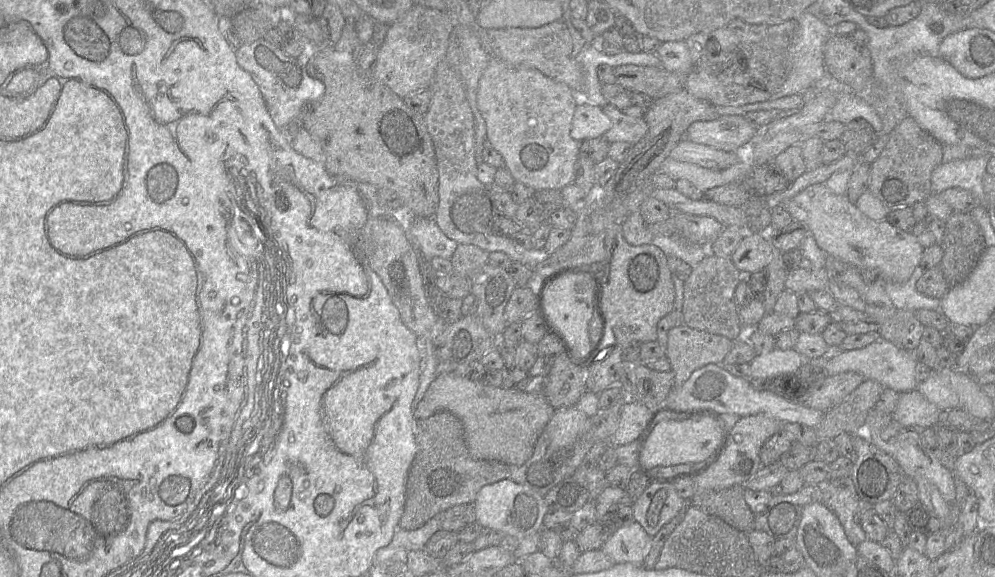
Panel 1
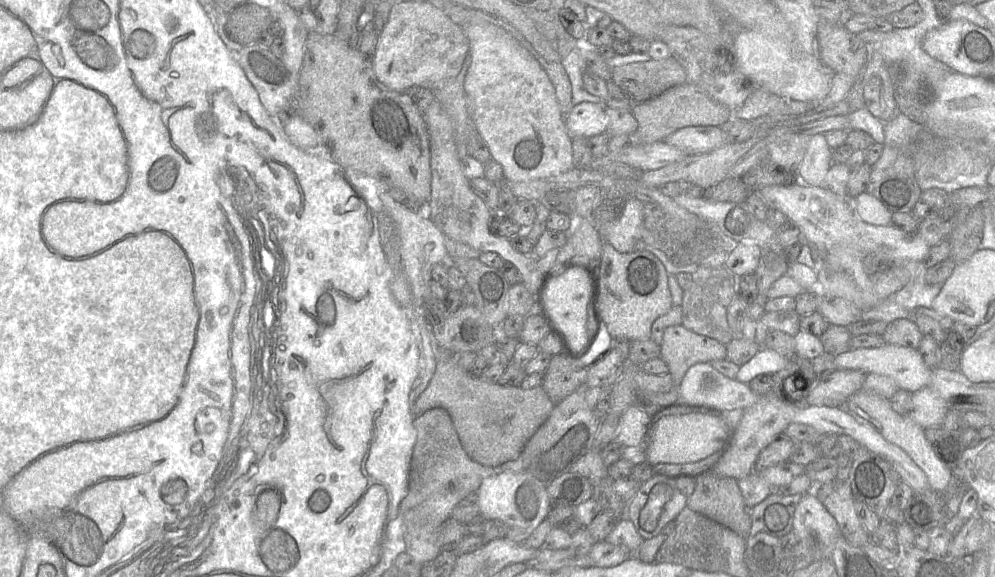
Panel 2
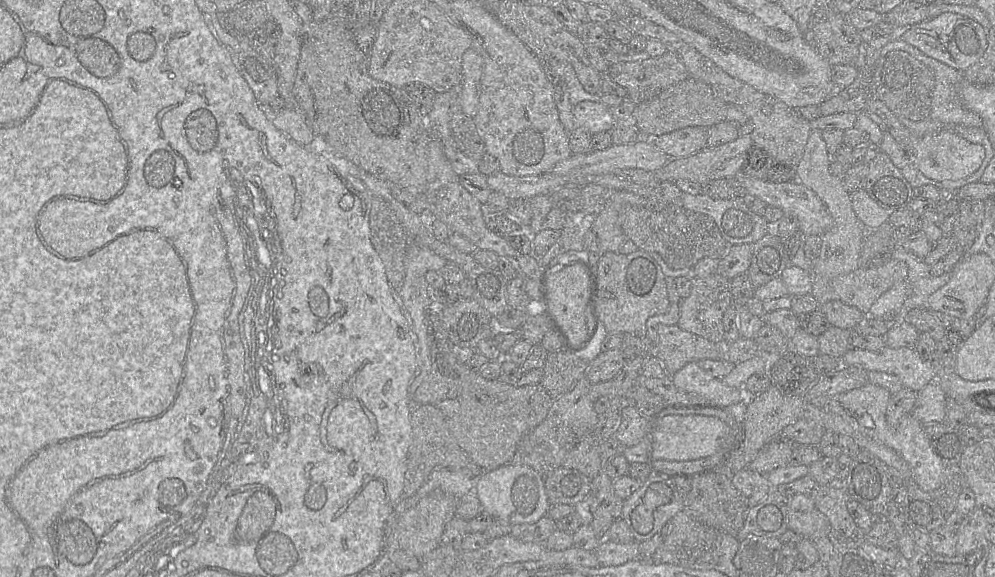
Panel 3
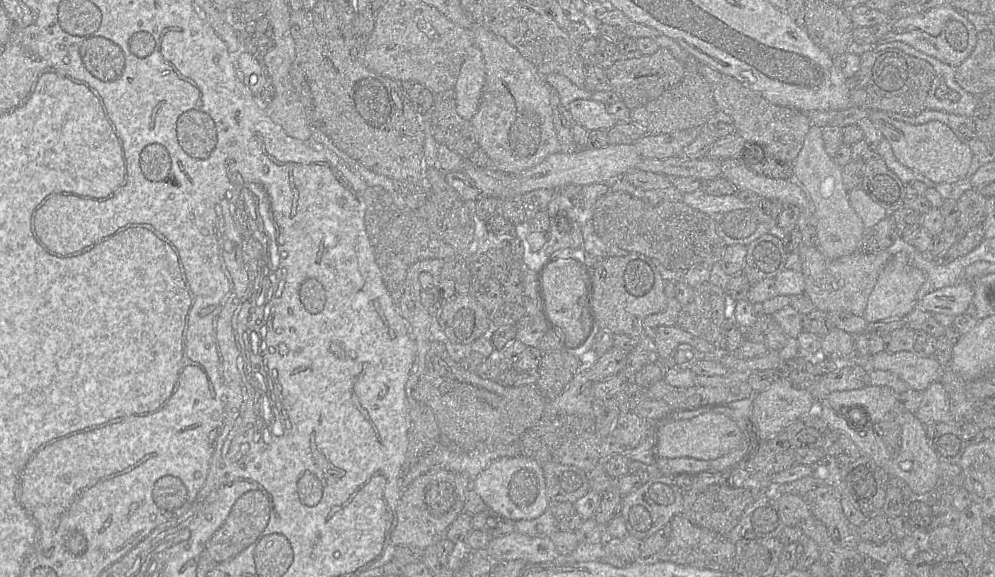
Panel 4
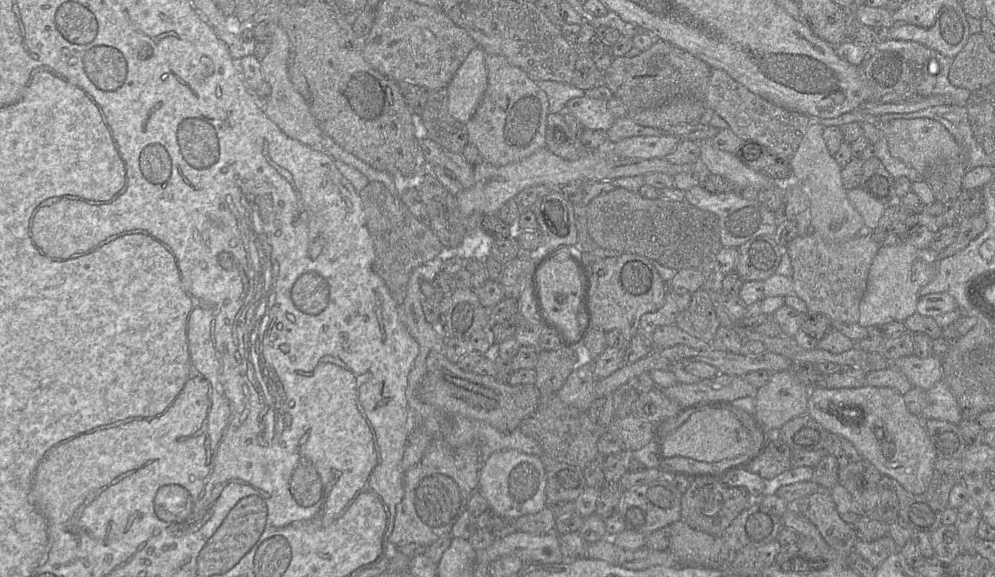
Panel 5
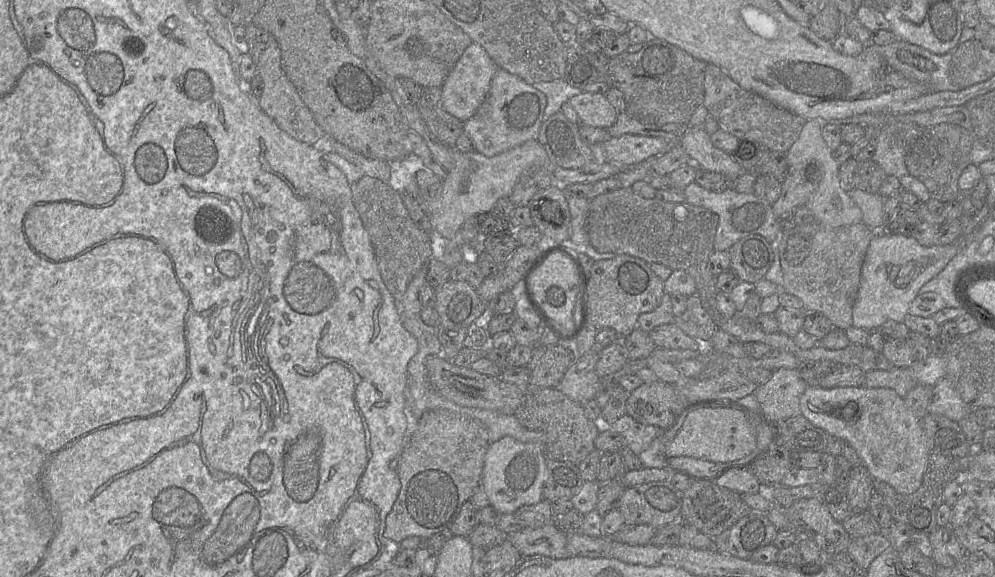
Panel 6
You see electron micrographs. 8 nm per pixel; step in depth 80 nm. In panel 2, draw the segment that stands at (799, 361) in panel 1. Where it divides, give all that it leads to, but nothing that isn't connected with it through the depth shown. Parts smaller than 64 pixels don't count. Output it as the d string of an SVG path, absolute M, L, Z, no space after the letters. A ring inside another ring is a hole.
M761 348L748 362L740 366L736 380L748 384L760 374L773 374L782 369L788 360L789 356L768 348Z

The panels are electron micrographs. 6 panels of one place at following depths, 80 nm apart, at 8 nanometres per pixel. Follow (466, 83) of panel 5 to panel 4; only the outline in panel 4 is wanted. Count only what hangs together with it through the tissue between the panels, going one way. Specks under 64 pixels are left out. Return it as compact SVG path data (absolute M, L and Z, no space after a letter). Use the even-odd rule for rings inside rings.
M473 45L467 51L453 88L456 111L463 119L470 120L477 112L485 80L482 52Z

